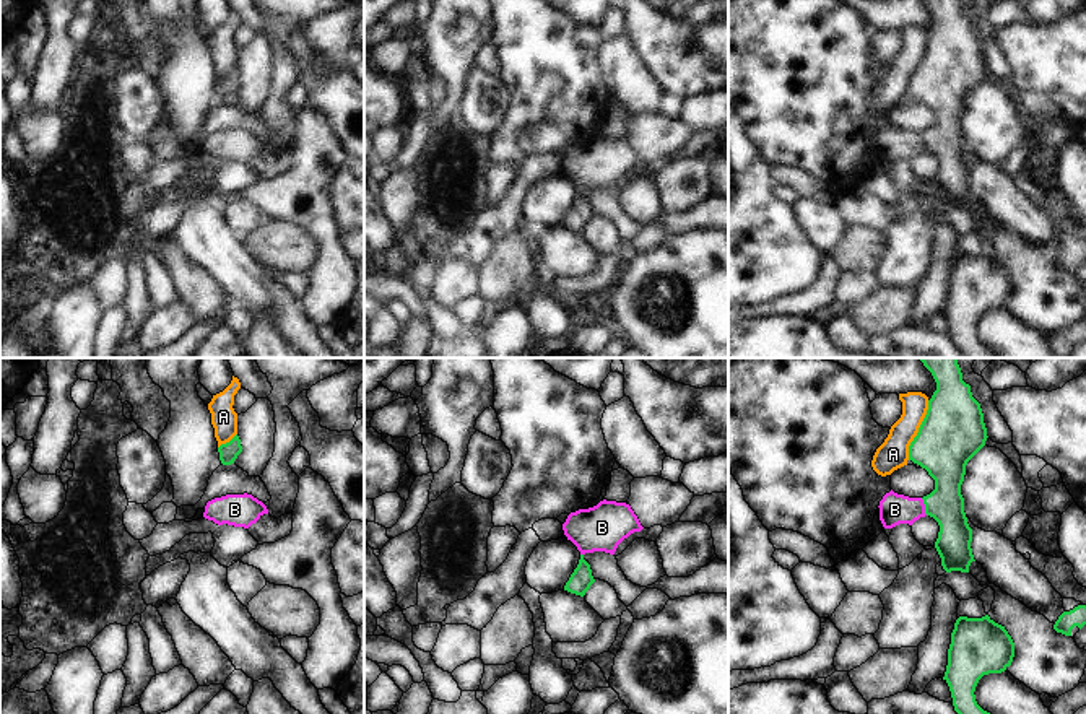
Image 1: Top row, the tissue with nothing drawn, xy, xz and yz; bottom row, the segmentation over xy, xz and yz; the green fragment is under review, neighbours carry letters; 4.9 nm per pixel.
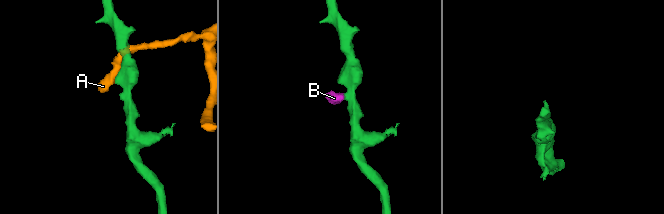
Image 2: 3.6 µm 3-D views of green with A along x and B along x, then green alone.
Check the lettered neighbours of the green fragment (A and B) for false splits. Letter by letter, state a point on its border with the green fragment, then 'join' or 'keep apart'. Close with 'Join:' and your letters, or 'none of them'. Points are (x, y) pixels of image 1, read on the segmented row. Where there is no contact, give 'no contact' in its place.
A: contact yz (919, 430); keep apart
B: contact yz (925, 506); join
Join: B

